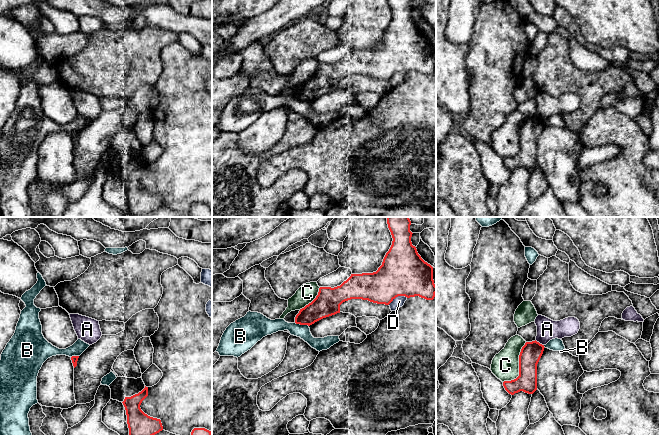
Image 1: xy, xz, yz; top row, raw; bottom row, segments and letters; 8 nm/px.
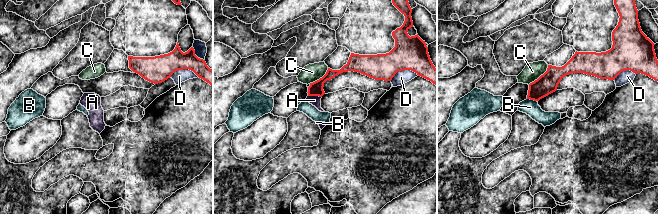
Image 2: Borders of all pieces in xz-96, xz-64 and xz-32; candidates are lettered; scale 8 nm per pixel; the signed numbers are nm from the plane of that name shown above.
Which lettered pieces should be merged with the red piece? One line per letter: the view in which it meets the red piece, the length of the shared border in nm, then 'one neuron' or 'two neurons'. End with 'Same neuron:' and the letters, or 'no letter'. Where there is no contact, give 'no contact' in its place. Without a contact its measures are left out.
A: yz | 80 nm | two neurons
B: xz | 120 nm | two neurons
C: yz | 380 nm | two neurons
D: xz | 170 nm | two neurons
Same neuron: no letter

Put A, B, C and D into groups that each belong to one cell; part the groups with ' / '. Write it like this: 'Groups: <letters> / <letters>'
Groups: A D / B / C

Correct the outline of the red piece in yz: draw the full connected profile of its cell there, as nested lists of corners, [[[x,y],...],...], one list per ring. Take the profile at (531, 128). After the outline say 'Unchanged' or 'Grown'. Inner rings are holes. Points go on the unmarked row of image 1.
[[[526,118],[519,131],[519,152],[504,157],[505,166],[514,171],[520,167],[533,170],[537,166],[537,140],[543,130],[544,121],[539,118]]]. Unchanged

